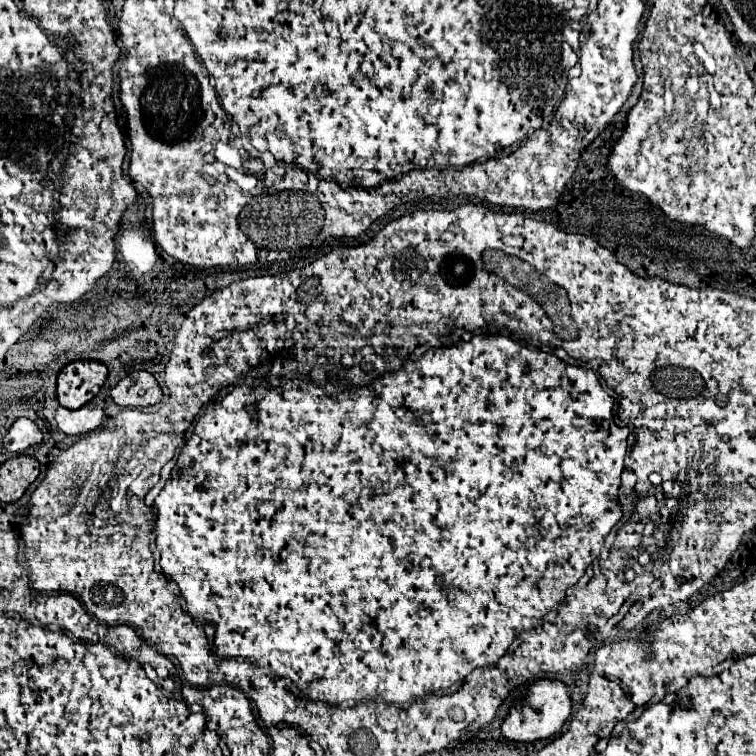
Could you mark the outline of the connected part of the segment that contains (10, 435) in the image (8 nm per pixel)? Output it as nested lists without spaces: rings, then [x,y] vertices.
[[[17,419],[3,439],[5,449],[11,453],[23,453],[33,445],[39,445],[41,441],[43,433],[31,419]]]

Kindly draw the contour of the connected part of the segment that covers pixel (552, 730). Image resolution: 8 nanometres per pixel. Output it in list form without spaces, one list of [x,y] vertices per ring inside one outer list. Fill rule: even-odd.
[[[539,679],[539,681],[533,681],[529,685],[521,707],[511,705],[507,717],[501,725],[501,735],[509,741],[521,741],[521,743],[529,743],[529,741],[537,741],[537,739],[549,739],[561,731],[561,727],[569,715],[571,715],[571,697],[569,697],[567,685],[561,681]]]

